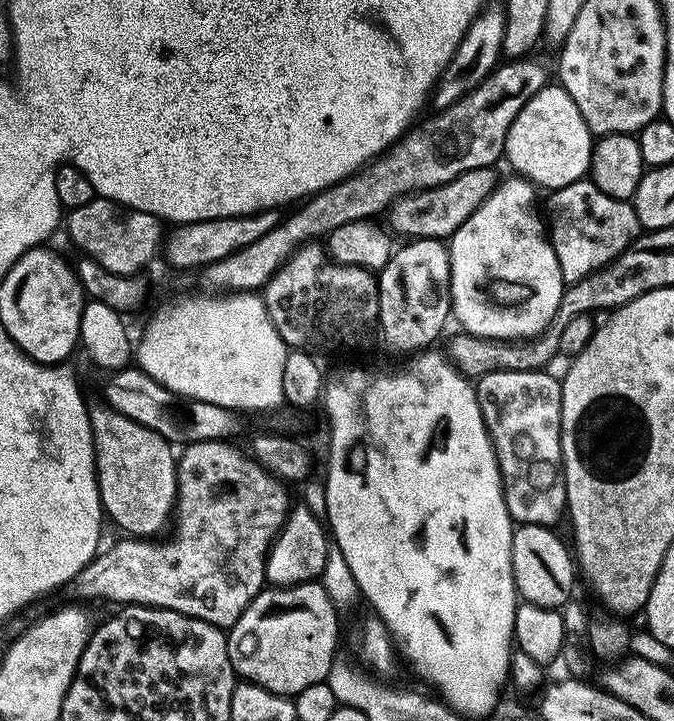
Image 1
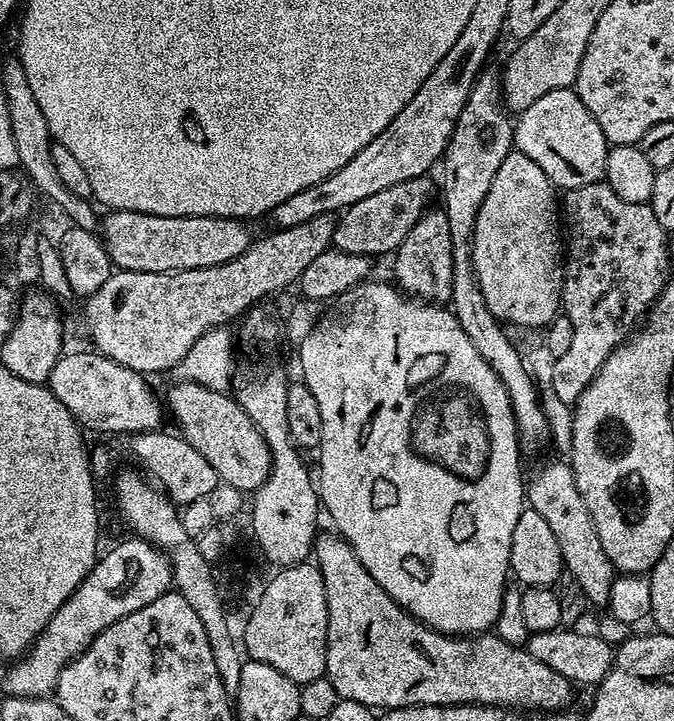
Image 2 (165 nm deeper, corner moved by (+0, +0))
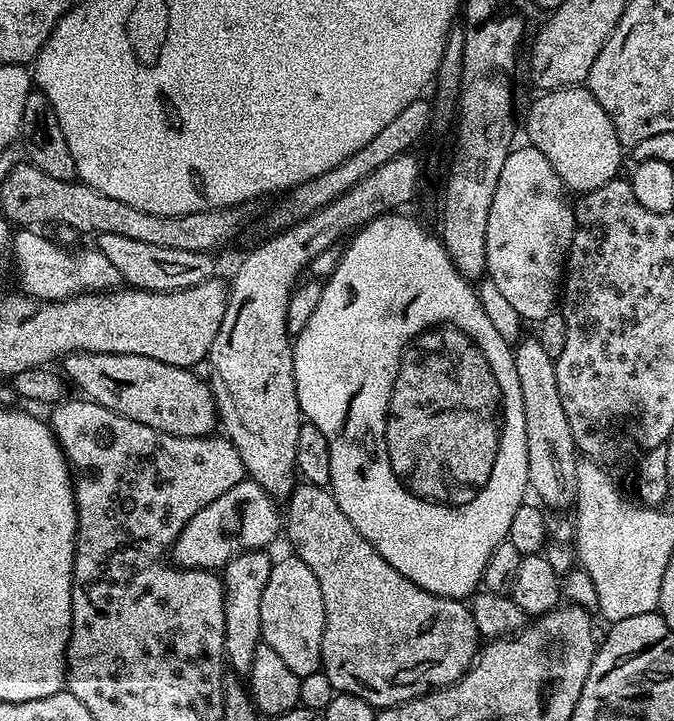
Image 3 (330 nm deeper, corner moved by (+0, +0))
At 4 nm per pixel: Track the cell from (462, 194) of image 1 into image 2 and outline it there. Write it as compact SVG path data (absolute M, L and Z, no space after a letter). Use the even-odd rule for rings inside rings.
M419 176L406 182L387 187L361 202L356 202L341 213L336 220L333 247L340 252L358 254L369 258L377 258L380 254L392 254L399 248L406 234L413 229L414 223L424 215L429 207L428 202L434 194L432 178Z

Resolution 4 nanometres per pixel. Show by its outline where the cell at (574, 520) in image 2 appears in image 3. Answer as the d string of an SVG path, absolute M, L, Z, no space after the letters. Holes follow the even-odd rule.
M535 336L523 337L515 345L513 356L522 391L523 418L526 419L529 487L549 509L562 510L564 506L571 507L577 494L577 462L580 458L562 407L562 398L559 397L555 361Z

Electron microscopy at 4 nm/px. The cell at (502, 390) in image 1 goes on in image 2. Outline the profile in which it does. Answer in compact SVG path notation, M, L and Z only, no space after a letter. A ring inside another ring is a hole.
M489 70L481 71L480 75L476 77L474 86L470 90L470 98L466 98L466 106L462 106L462 114L458 114L458 122L454 126L452 136L448 140L448 148L444 152L442 157L442 168L444 164L444 204L442 204L442 210L446 214L446 222L450 222L450 242L452 243L452 257L454 258L454 270L452 271L452 298L450 301L450 310L458 318L460 323L460 329L466 334L466 338L470 338L470 342L474 342L474 350L478 350L478 354L482 354L486 358L486 362L494 370L494 374L498 374L498 378L506 386L506 394L510 398L512 403L512 413L516 419L516 433L520 439L520 447L525 453L536 452L545 443L549 443L550 435L548 433L548 422L546 420L546 414L542 412L542 406L540 405L540 392L536 388L536 382L533 380L532 375L528 373L528 368L524 365L523 357L516 348L512 345L510 337L504 333L505 325L494 318L494 314L490 314L490 308L486 306L486 300L482 298L482 292L480 290L480 283L476 280L476 271L472 265L472 235L474 234L474 226L478 222L478 210L482 210L482 202L486 202L486 194L490 194L490 182L494 182L494 174L498 174L498 166L502 166L502 162L506 162L506 158L514 151L514 120L510 115L503 99L502 99L502 80L499 75L496 76Z

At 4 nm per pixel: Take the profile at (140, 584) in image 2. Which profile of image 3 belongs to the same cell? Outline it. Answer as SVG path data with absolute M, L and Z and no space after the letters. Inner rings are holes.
M251 478L238 481L234 486L230 486L230 490L226 490L226 494L214 498L214 502L210 502L210 506L198 510L198 514L194 514L194 518L190 518L190 522L186 522L186 526L180 531L176 541L172 543L171 559L182 568L220 570L238 554L267 549L269 547L267 544L279 532L280 535L282 532L282 512L281 509L280 512L276 509L276 504L277 501L273 496L266 490L262 490L262 486L258 486L258 482L254 482Z

